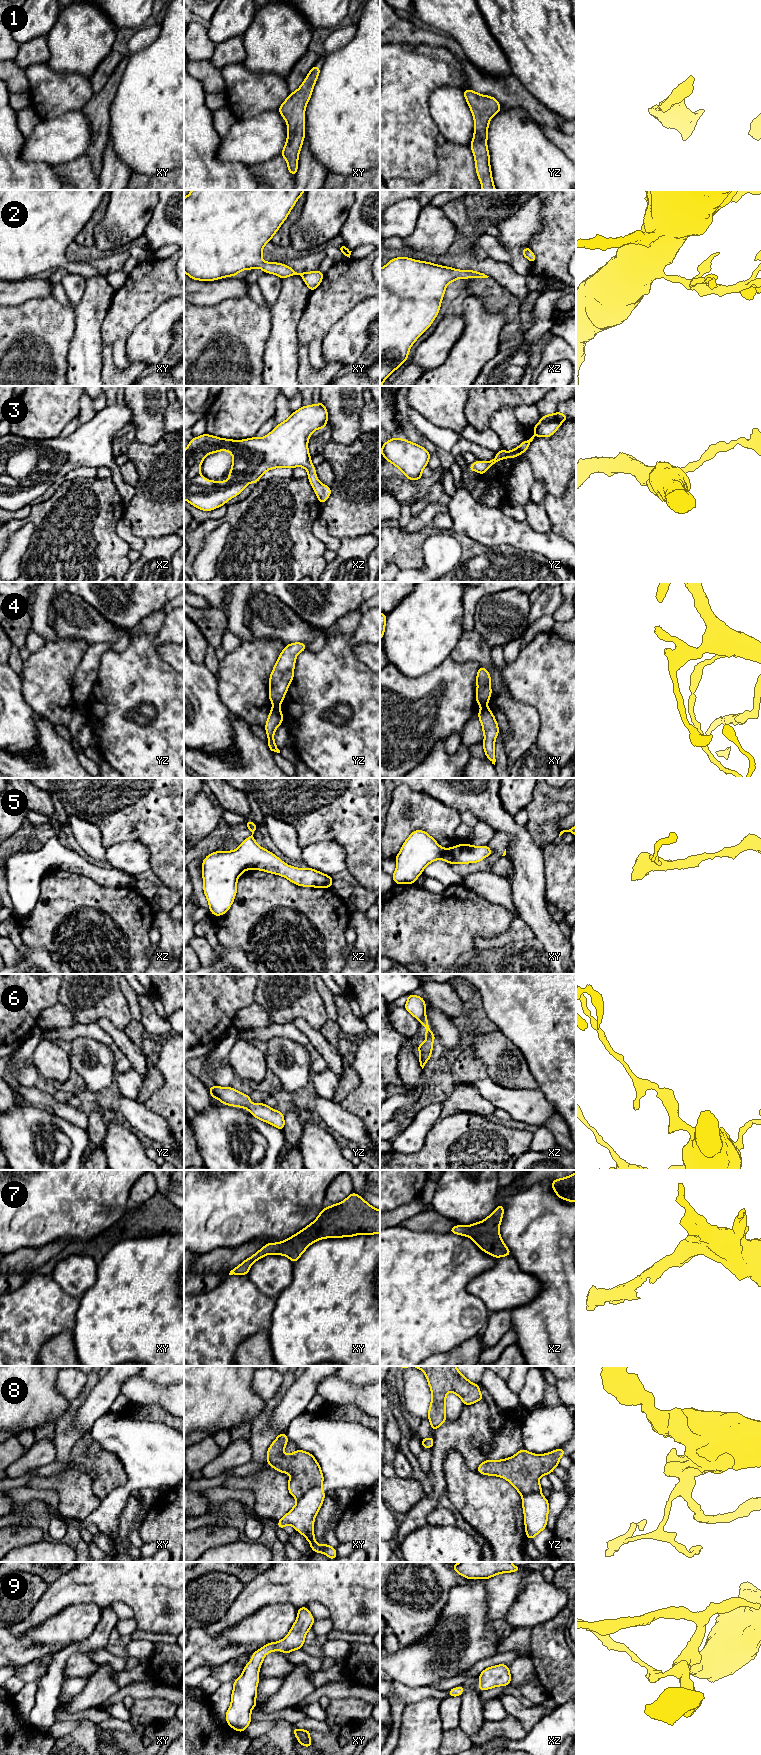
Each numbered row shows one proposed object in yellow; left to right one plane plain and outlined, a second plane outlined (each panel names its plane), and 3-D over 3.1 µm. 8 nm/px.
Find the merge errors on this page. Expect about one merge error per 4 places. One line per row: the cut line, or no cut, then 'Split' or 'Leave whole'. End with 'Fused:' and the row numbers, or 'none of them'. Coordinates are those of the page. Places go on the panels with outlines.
1: No split. Leave whole
2: No split. Leave whole
3: No split. Leave whole
4: Split along yz (273, 705), (277, 706). Split
5: No split. Leave whole
6: No split. Leave whole
7: No split. Leave whole
8: Split along xy (320, 1485), (311, 1488), (297, 1500). Split
9: No split. Leave whole
Fused: 4, 8

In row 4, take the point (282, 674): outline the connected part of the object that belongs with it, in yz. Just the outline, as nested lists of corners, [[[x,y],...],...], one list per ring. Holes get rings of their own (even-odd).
[[[288,644],[278,657],[269,678],[269,699],[273,706],[280,706],[294,677],[297,655],[306,650],[306,644]]]

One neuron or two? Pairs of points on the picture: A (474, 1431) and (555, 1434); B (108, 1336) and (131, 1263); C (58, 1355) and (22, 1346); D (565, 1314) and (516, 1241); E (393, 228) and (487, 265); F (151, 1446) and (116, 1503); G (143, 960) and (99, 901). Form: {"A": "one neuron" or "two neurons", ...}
{"A": "two neurons", "B": "one neuron", "C": "two neurons", "D": "one neuron", "E": "two neurons", "F": "one neuron", "G": "one neuron"}

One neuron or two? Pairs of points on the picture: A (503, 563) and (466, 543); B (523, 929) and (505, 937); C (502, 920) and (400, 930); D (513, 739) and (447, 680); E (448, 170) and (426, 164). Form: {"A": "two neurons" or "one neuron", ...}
{"A": "one neuron", "B": "one neuron", "C": "one neuron", "D": "two neurons", "E": "two neurons"}

